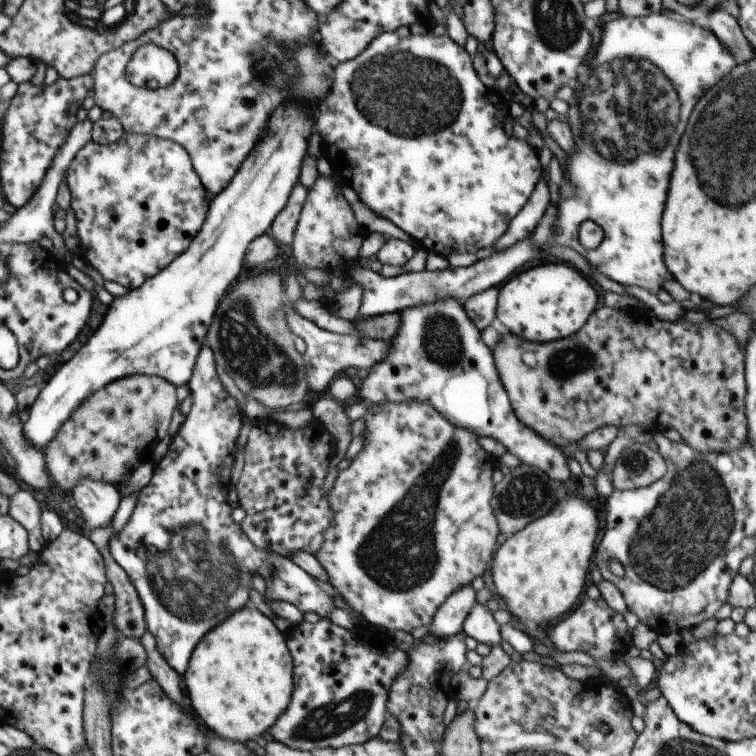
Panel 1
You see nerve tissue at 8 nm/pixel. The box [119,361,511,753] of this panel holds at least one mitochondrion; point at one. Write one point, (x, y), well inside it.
(399, 554)

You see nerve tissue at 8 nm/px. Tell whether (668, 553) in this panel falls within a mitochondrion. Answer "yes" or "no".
yes

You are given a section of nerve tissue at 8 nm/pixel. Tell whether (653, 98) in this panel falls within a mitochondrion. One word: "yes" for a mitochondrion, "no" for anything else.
yes

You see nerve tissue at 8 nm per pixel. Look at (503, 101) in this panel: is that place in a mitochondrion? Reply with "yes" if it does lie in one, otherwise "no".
no

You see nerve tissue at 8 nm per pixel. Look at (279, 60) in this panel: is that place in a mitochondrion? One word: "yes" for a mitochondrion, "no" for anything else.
yes

